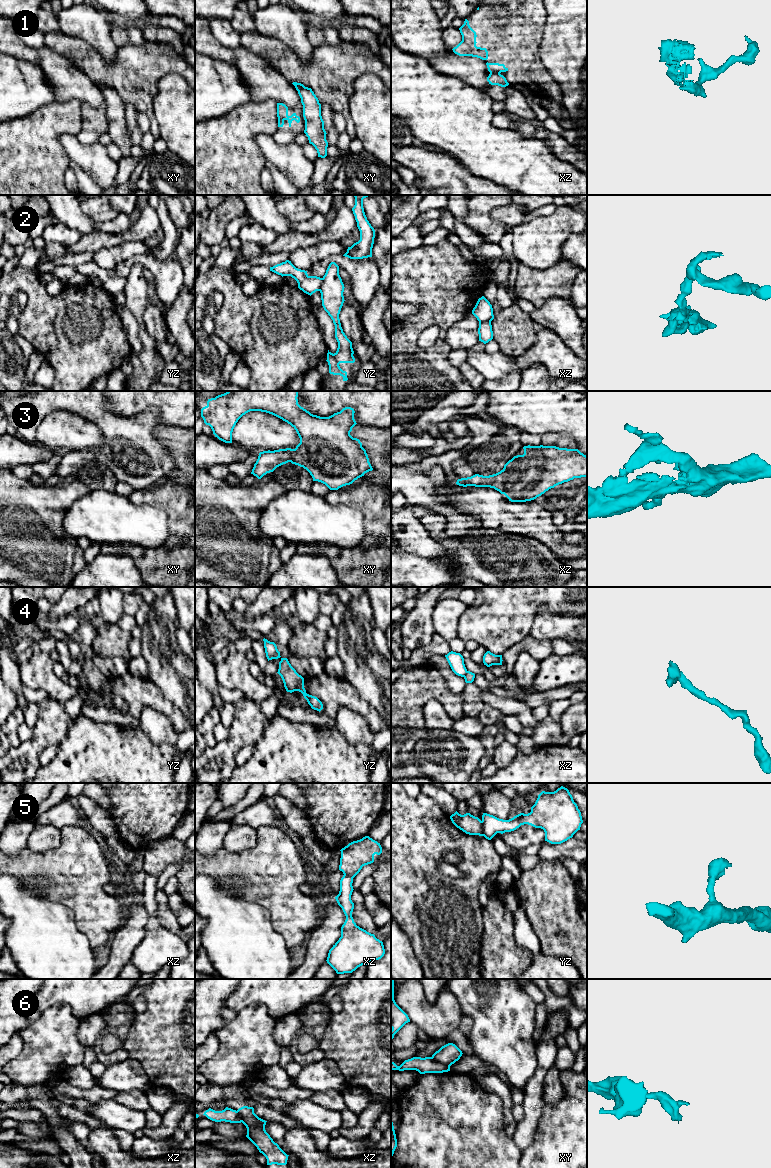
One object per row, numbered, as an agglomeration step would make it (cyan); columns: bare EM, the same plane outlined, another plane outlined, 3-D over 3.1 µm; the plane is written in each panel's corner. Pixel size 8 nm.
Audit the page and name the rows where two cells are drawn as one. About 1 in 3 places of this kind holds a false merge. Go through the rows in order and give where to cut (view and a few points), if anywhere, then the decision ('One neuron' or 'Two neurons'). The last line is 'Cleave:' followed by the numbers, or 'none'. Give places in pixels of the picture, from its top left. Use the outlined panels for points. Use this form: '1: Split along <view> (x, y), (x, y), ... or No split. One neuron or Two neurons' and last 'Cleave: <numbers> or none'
1: Split along xz (490, 72), (499, 73). Two neurons
2: Split along yz (322, 278), (319, 290). Two neurons
3: No split. One neuron
4: Split along xz (467, 671), (463, 676). Two neurons
5: Split along yz (481, 821), (483, 835). Two neurons
6: Split along xy (431, 1057), (449, 1067). Two neurons
Cleave: 1, 2, 4, 5, 6

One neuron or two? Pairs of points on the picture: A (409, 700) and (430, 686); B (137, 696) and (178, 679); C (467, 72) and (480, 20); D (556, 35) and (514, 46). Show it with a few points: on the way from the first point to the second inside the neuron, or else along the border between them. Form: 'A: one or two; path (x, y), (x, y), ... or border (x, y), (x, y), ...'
A: one; path (414, 695), (425, 686)
B: two; border (147, 677), (174, 705)
C: two; border (452, 49), (459, 55), (476, 56), (483, 60)
D: two; border (546, 16), (539, 48), (542, 63)

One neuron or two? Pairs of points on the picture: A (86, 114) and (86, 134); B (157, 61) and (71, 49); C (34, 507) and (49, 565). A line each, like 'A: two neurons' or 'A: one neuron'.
A: one neuron
B: one neuron
C: one neuron

